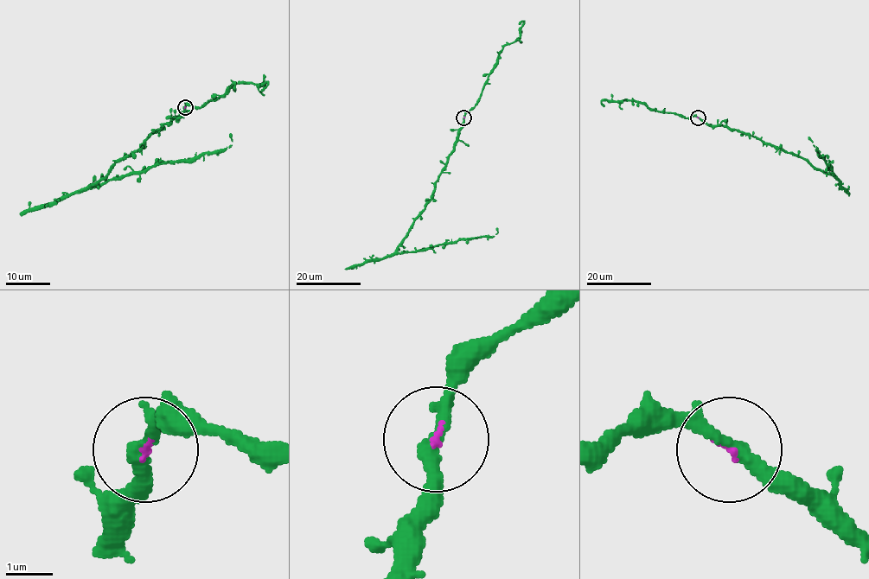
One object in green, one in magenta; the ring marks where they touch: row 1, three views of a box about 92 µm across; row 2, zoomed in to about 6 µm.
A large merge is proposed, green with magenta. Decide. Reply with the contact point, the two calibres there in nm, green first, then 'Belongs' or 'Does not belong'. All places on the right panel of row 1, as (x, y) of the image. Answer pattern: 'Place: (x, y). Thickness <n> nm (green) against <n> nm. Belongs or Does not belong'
Place: (698, 117). Thickness 320 nm (green) against 80 nm. Belongs

